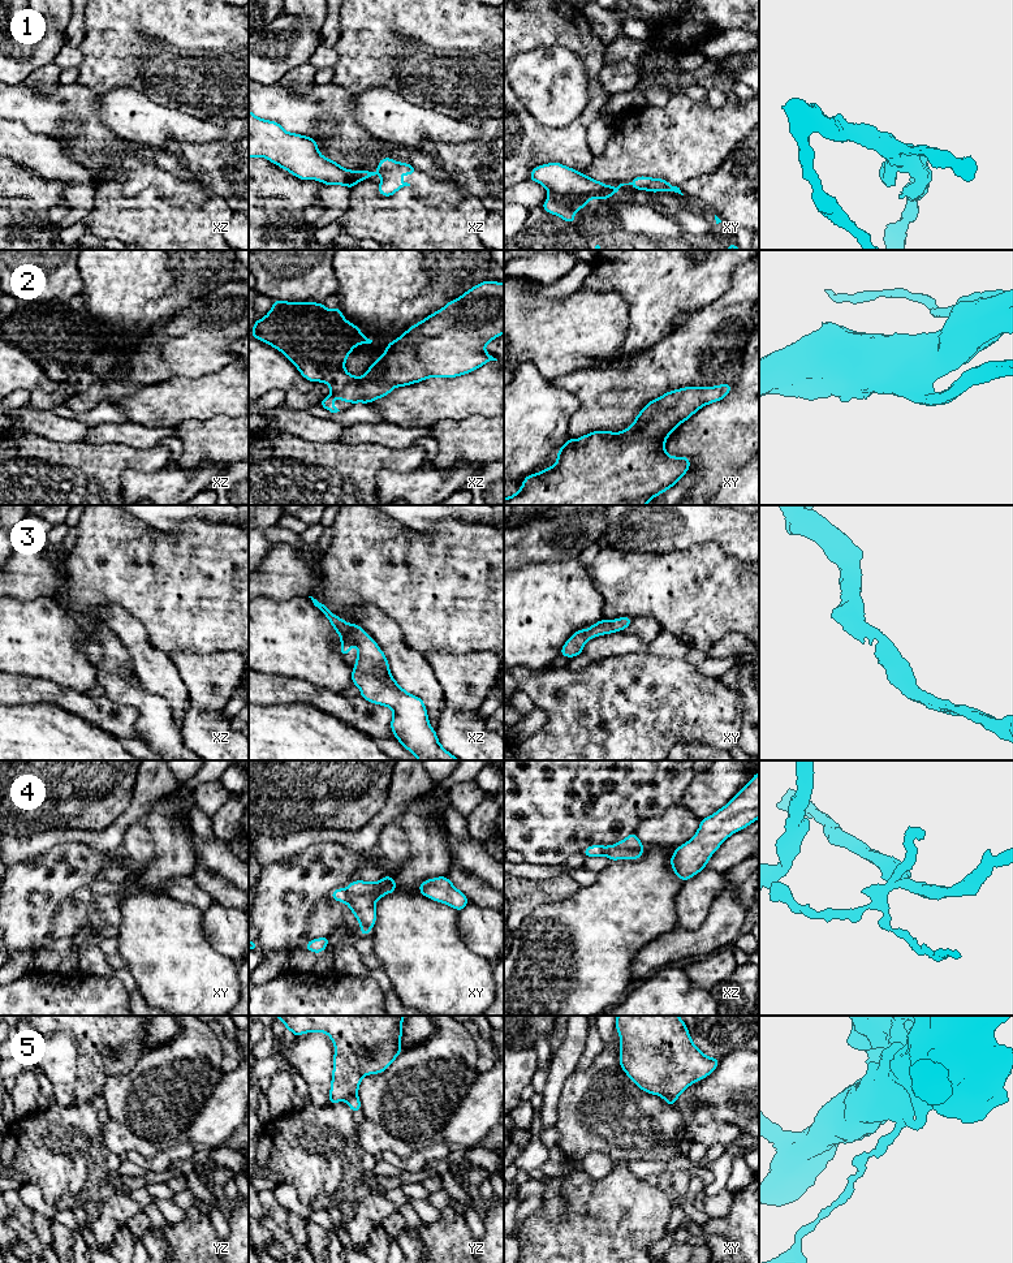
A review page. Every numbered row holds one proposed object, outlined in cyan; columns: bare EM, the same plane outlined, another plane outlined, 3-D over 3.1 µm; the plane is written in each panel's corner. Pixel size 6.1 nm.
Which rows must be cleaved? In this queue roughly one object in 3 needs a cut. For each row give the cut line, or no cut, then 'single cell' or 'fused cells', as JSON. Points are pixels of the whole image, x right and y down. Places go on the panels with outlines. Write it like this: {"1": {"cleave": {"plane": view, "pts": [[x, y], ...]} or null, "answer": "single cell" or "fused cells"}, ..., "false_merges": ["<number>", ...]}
{"1": {"cleave": null, "answer": "single cell"}, "2": {"cleave": null, "answer": "single cell"}, "3": {"cleave": null, "answer": "single cell"}, "4": {"cleave": {"plane": "xy", "pts": [[348, 889], [356, 895], [386, 893]]}, "answer": "fused cells"}, "5": {"cleave": {"plane": "yz", "pts": [[356, 1094], [345, 1099]]}, "answer": "fused cells"}, "false_merges": ["4", "5"]}

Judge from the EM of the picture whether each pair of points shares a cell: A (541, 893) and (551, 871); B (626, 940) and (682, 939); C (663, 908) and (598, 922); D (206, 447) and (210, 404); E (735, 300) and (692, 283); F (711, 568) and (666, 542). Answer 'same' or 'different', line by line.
A: different
B: different
C: same
D: different
E: different
F: different

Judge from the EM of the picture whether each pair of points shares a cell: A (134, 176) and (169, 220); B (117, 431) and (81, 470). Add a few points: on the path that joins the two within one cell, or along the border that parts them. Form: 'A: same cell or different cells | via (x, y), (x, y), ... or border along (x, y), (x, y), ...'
A: different cells | border along (126, 194), (136, 195), (154, 186), (171, 205)
B: different cells | border along (83, 442), (91, 444), (121, 443), (137, 449)

